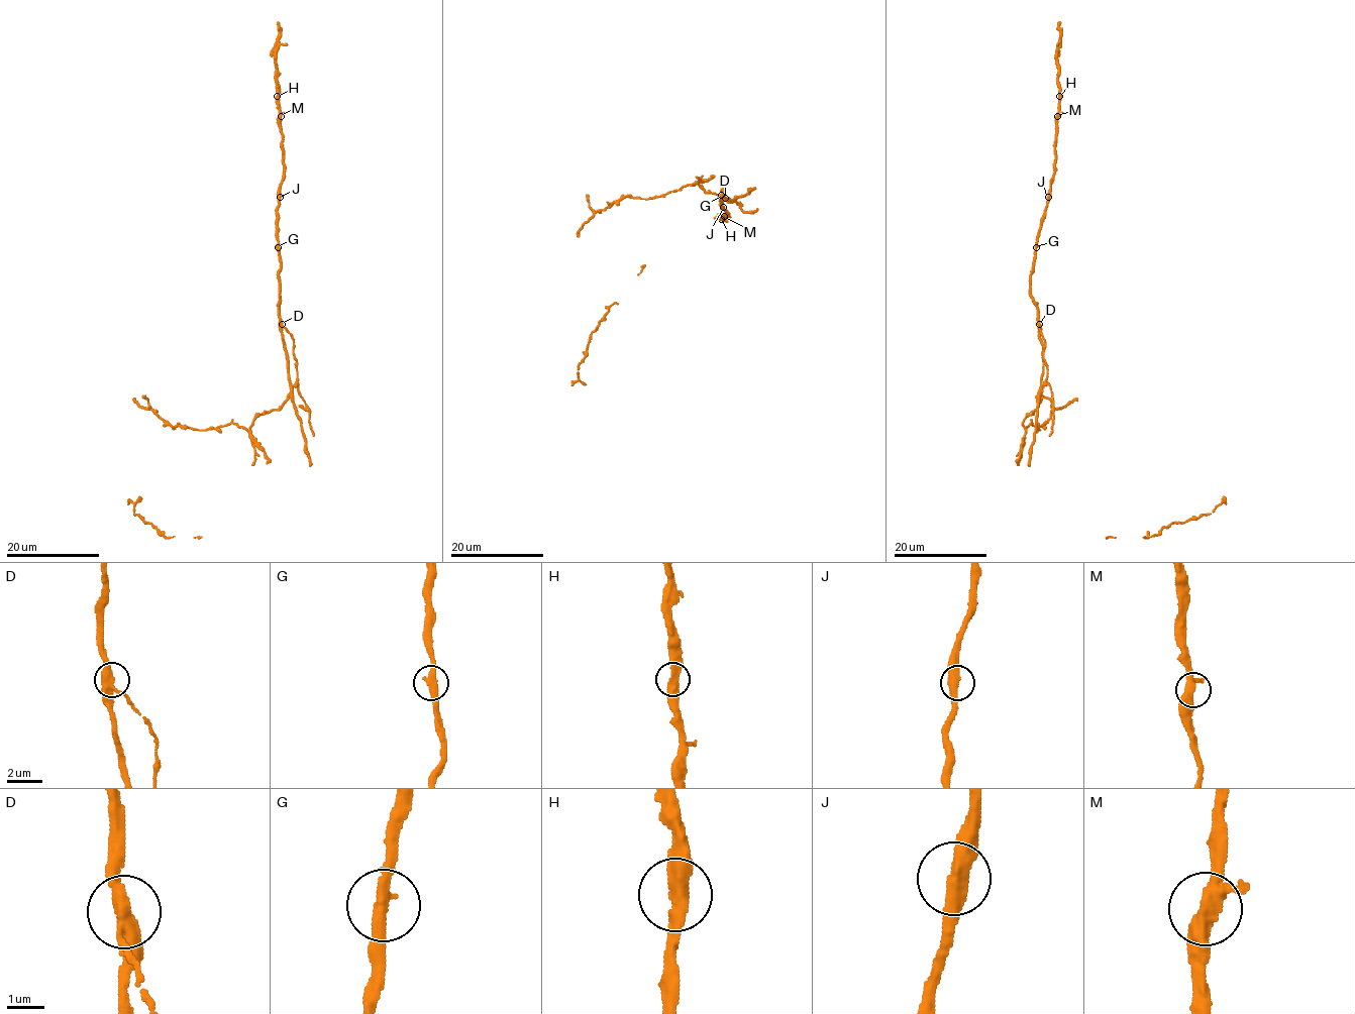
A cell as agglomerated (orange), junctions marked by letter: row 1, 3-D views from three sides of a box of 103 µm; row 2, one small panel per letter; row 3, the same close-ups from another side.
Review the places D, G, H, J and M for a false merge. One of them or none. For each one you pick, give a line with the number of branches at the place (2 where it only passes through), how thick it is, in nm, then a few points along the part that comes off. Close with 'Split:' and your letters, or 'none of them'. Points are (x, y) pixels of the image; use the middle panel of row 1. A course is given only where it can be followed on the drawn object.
D: 3 | 380 nm | (726, 198), (741, 206), (721, 194), (707, 193), (697, 182), (648, 199), (629, 197), (599, 209), (577, 236)
Split: D

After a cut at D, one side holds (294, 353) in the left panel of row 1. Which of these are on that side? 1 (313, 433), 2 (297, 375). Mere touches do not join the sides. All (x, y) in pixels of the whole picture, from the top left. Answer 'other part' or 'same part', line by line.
1: same part
2: same part

